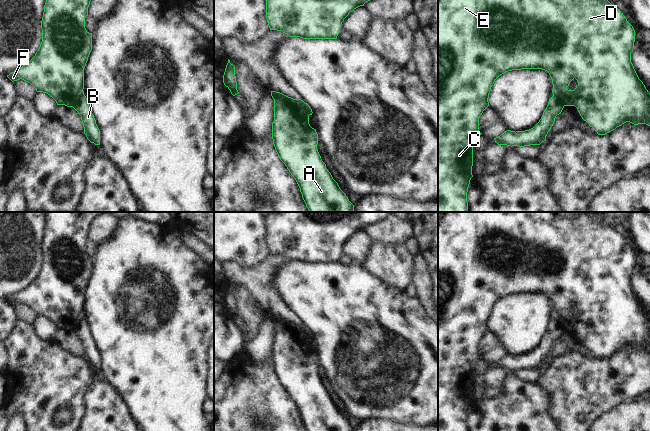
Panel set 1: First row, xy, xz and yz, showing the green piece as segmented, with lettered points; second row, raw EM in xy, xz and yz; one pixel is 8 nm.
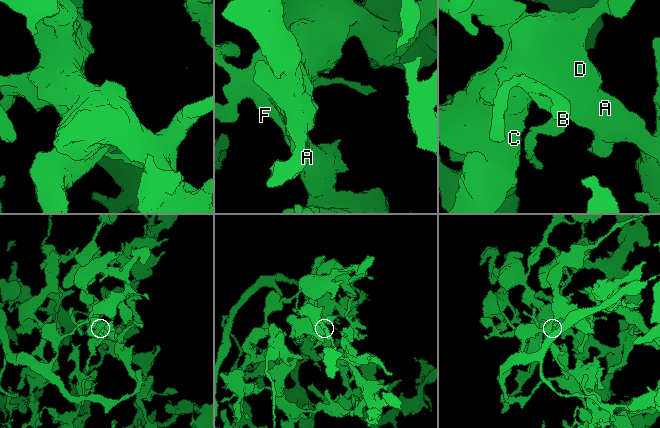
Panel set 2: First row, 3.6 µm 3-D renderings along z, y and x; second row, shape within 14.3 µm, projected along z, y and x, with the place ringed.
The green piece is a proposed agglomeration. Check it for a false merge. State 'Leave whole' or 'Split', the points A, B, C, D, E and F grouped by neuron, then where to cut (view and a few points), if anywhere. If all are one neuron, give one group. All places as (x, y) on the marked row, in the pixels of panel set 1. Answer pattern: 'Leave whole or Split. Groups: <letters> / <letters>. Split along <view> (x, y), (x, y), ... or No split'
Split. Groups: A C D E F / B. Split along xz (298, 99), (309, 114).

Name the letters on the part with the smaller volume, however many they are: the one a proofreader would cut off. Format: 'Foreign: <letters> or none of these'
Foreign: B

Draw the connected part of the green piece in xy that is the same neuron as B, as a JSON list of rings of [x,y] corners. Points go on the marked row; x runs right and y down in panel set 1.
[[[84,94],[77,99],[74,109],[81,116],[87,139],[95,145],[100,145],[100,130]]]

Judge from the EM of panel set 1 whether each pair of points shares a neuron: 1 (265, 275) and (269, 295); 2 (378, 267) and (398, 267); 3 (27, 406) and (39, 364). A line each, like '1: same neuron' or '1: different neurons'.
1: same neuron
2: same neuron
3: same neuron

